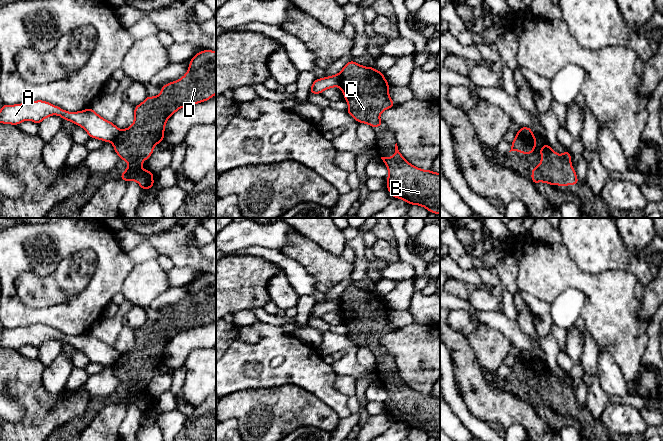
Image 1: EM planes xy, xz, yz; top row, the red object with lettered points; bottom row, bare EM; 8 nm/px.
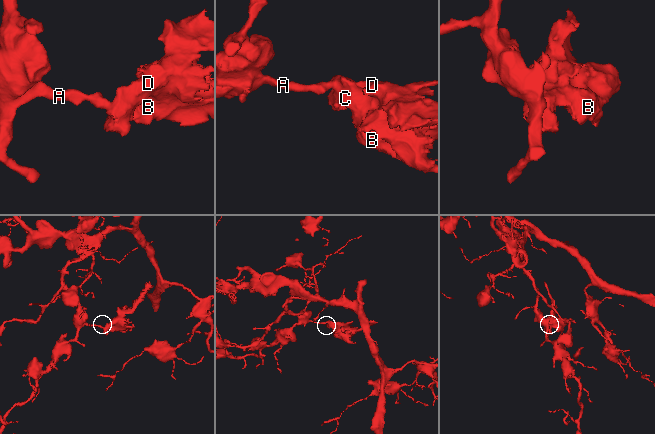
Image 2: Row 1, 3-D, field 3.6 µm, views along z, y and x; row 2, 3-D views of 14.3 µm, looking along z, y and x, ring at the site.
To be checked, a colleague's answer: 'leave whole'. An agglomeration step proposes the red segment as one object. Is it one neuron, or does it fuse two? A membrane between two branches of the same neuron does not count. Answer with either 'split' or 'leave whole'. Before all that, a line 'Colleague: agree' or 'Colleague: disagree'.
Colleague: disagree
split

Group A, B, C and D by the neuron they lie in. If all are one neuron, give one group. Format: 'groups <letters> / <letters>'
groups A / B C D

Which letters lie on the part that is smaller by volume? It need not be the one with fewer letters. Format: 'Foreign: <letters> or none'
Foreign: B, C, D

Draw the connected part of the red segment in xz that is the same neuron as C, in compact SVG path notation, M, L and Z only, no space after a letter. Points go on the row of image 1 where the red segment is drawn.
M347 62L339 73L340 88L348 102L349 115L358 123L381 127L379 115L395 106L389 96L389 84L384 74L373 67Z

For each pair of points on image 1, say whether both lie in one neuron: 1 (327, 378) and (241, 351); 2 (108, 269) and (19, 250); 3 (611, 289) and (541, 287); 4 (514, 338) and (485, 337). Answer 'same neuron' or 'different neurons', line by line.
1: same neuron
2: same neuron
3: same neuron
4: different neurons

